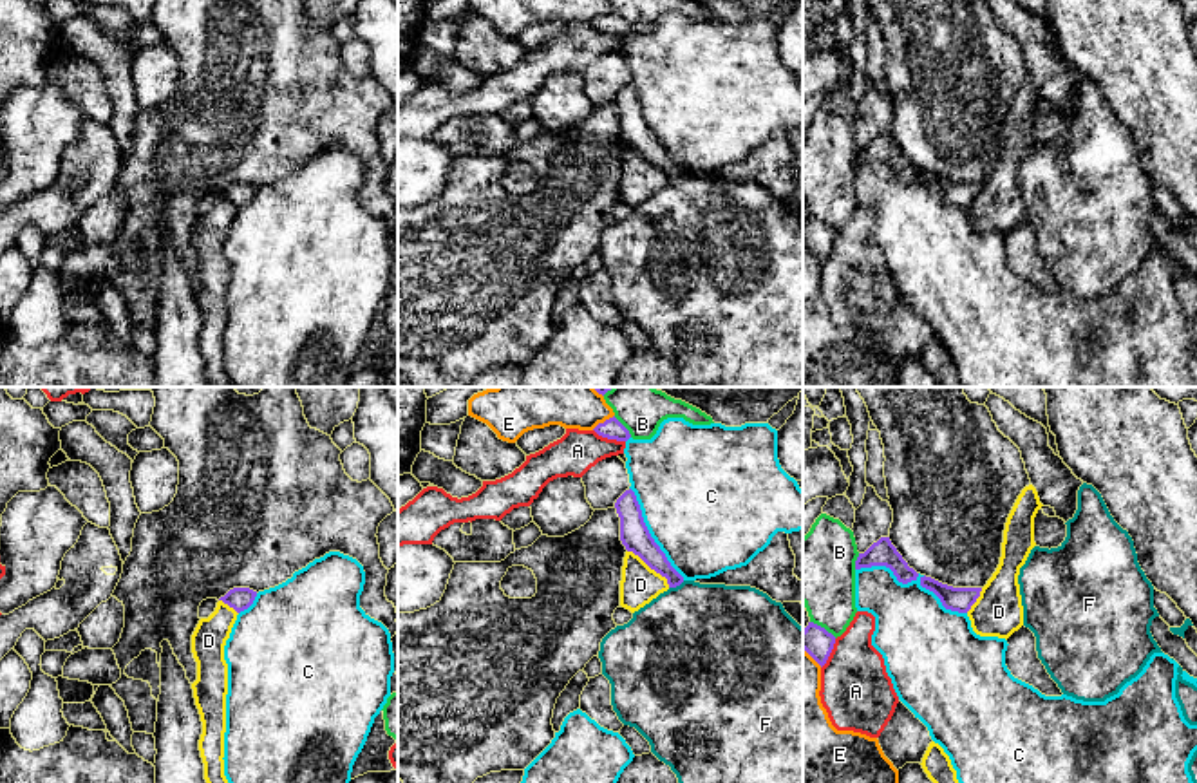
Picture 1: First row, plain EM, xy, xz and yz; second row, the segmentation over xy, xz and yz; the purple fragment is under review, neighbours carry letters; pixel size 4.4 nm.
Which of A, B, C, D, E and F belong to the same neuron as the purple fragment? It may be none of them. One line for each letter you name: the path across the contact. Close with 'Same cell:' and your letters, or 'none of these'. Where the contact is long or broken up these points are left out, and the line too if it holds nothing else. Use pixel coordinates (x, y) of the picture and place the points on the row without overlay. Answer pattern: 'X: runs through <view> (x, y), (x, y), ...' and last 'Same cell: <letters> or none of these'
Same cell: none of these

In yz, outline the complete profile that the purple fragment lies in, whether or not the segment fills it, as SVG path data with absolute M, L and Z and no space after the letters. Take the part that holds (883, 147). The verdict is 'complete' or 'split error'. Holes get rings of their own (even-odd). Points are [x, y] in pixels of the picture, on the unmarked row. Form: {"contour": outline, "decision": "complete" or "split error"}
{"contour": "M881 132L864 148L859 148L855 156L855 165L886 161L893 166L899 177L908 179L917 175L919 168L908 161L897 143L891 139L890 132Z", "decision": "complete"}

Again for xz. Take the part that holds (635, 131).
{"contour": "M626 85L615 98L620 112L620 136L627 146L638 150L651 165L667 174L669 183L683 177L683 172L671 161L665 148L651 132L635 87Z", "decision": "complete"}

